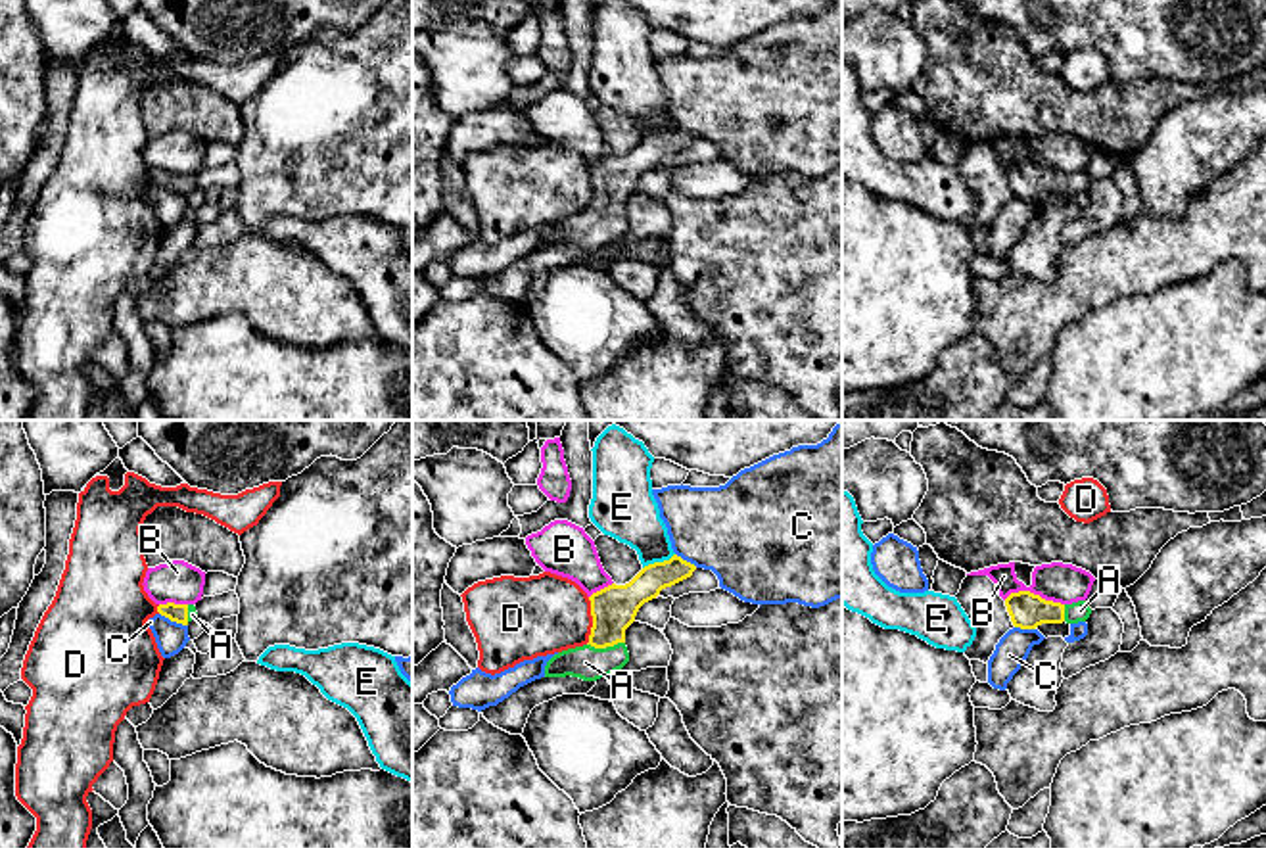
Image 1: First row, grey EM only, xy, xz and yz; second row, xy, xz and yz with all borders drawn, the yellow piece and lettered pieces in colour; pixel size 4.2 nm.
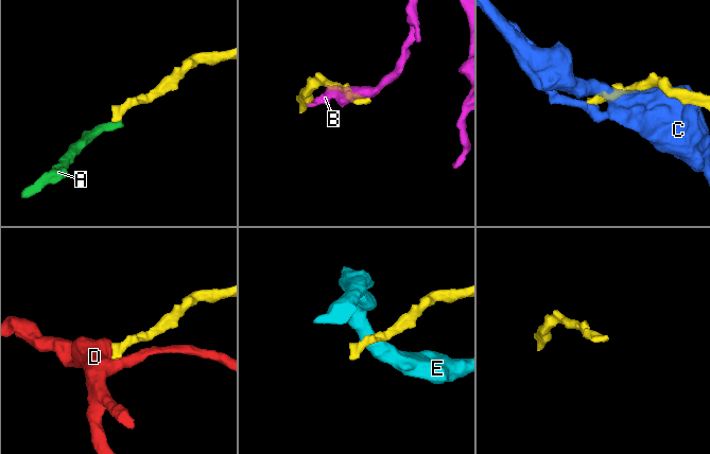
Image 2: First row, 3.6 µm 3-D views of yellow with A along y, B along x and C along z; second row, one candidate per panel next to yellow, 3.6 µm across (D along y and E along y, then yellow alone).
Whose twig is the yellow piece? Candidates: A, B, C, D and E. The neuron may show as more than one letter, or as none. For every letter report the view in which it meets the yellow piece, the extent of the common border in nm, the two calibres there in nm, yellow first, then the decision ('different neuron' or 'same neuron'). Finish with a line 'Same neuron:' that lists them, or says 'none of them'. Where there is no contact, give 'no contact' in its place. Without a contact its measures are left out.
A: meets yellow in xz; contact 160 nm long; 190 nm thick on the yellow side, 140 nm on the other; same neuron
B: meets yellow in yz; contact 260 nm long; 150 nm thick on the yellow side, 170 nm on the other; different neuron
C: meets yellow in xy; contact 130 nm long; 80 nm thick on the yellow side, 140 nm on the other; different neuron
D: meets yellow in xz; contact 200 nm long; 190 nm thick on the yellow side, 340 nm on the other; different neuron
E: meets yellow in xz; contact 150 nm long; 180 nm thick on the yellow side, 240 nm on the other; different neuron
Same neuron: A

